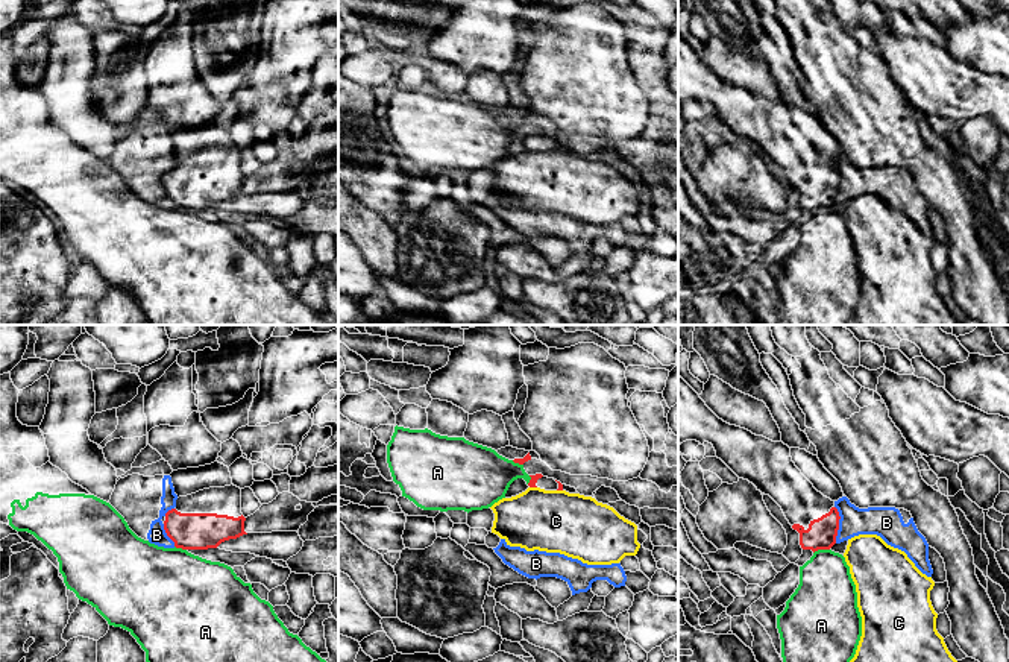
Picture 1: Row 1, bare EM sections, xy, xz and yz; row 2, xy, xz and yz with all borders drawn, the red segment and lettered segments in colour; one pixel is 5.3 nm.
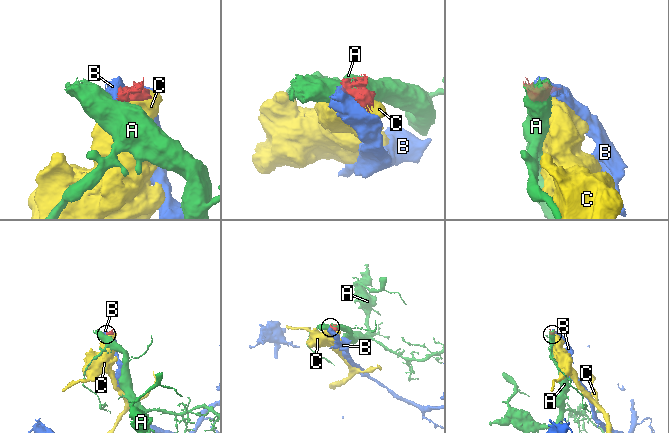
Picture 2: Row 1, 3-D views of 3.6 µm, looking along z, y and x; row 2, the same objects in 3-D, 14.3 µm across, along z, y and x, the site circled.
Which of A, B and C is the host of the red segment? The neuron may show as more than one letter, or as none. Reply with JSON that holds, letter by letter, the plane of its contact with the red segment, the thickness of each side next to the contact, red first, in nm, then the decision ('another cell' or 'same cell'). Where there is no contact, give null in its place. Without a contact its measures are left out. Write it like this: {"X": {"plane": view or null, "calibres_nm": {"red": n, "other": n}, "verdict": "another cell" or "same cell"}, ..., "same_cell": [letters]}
{"A": {"plane": "yz", "calibres_nm": {"red": 160, "other": 320}, "verdict": "another cell"}, "B": {"plane": "yz", "calibres_nm": {"red": 160, "other": 160}, "verdict": "another cell"}, "C": {"plane": "xz", "calibres_nm": {"red": 40, "other": 340}, "verdict": "same cell"}, "same_cell": ["C"]}

